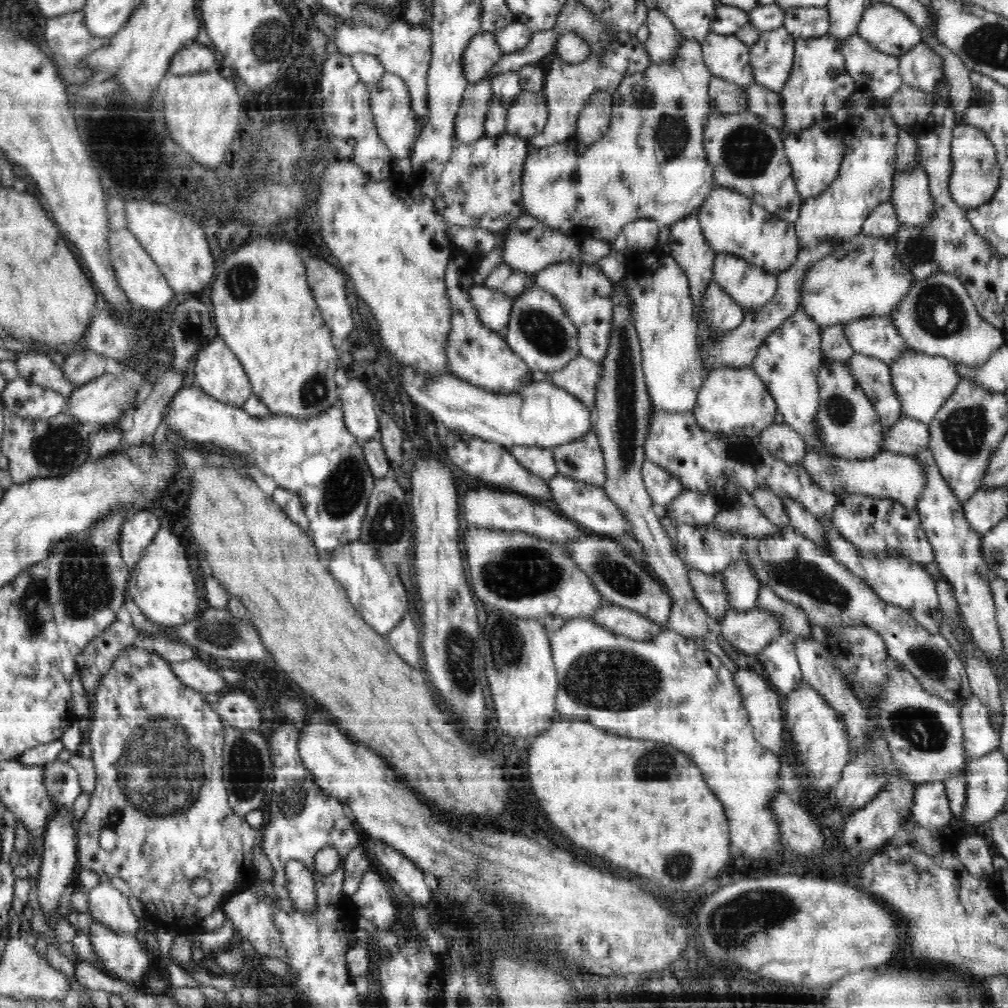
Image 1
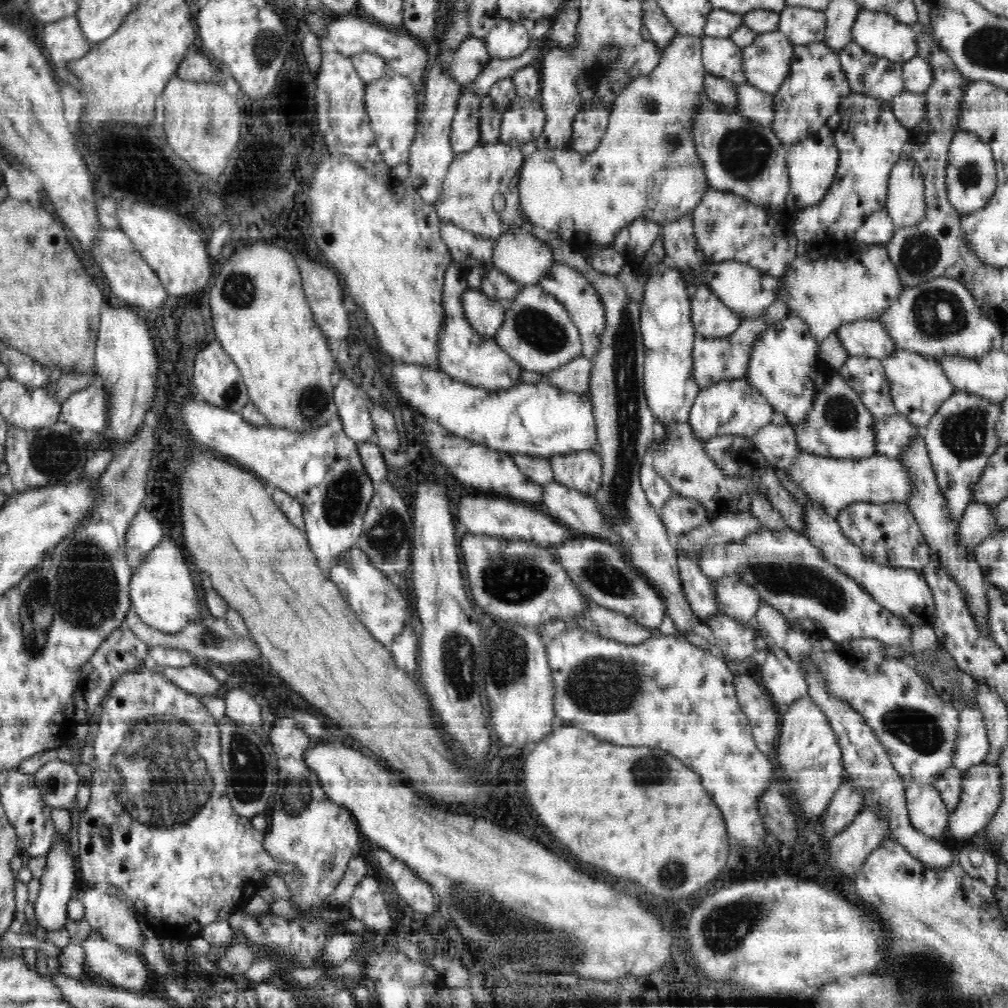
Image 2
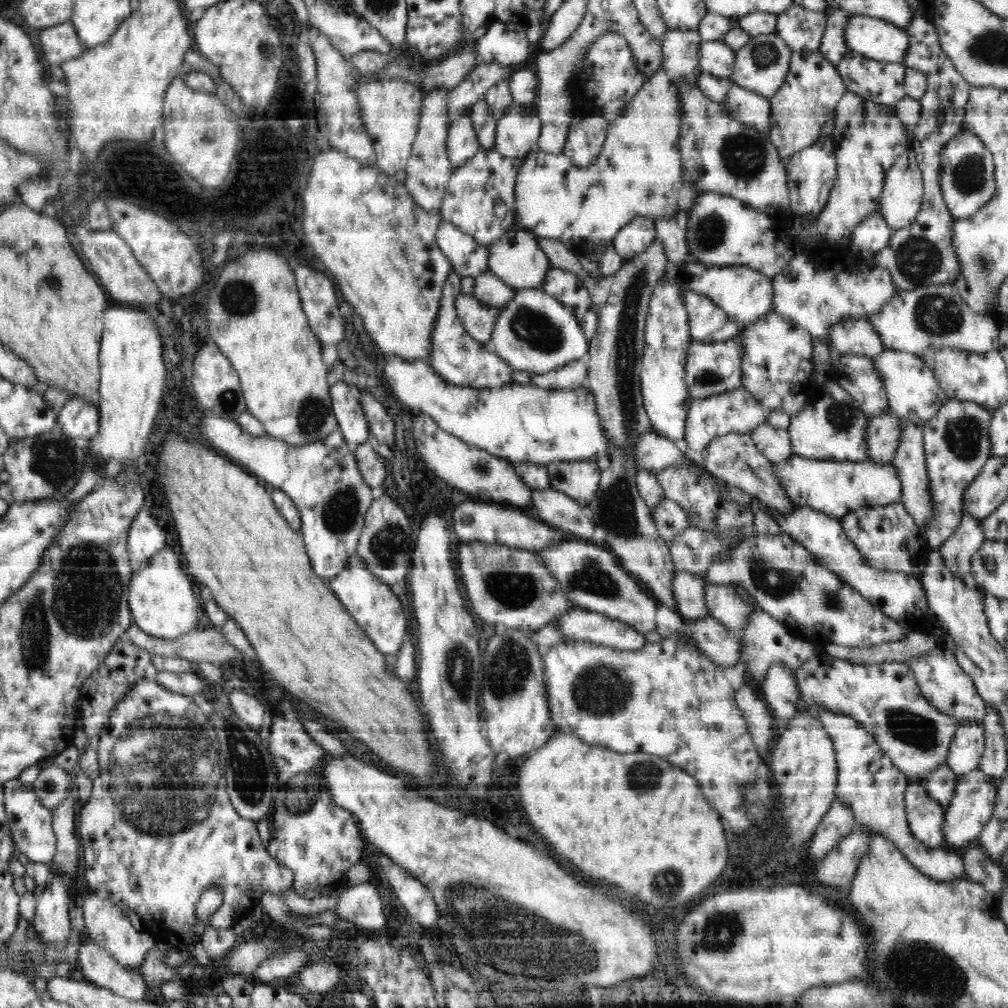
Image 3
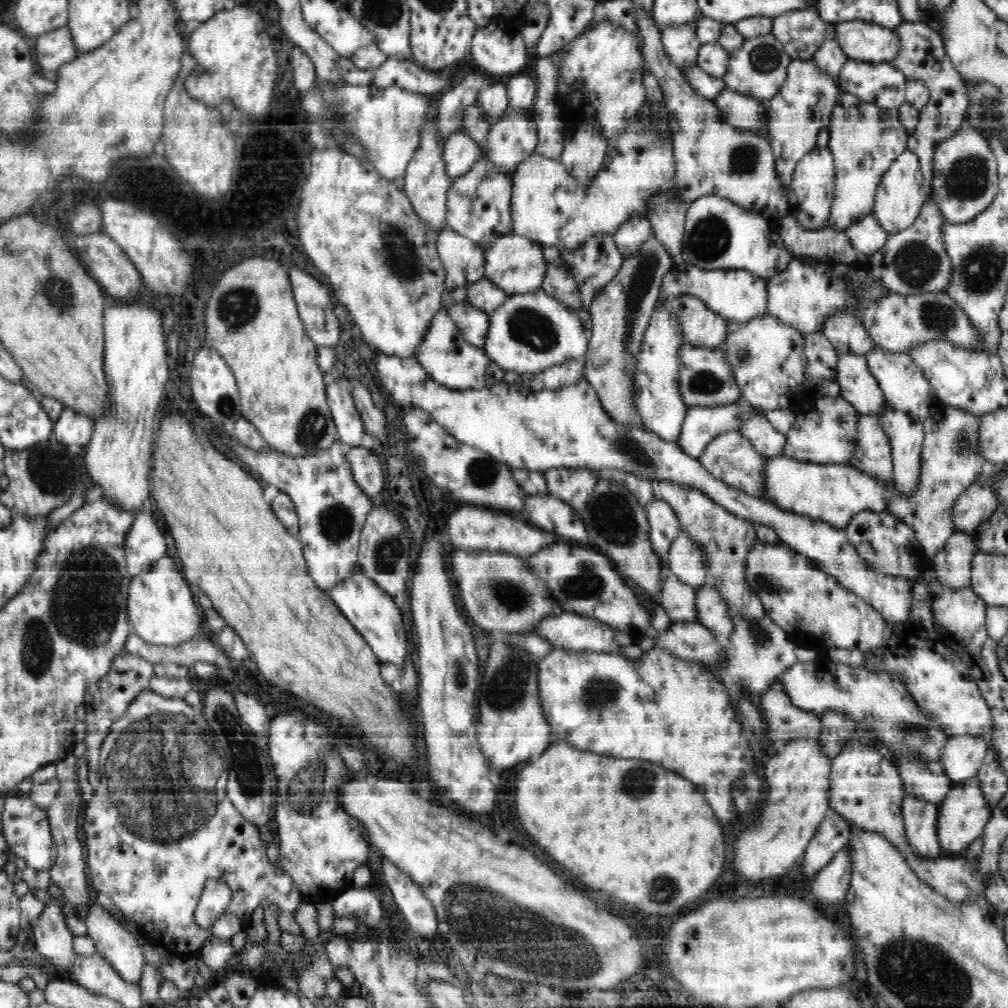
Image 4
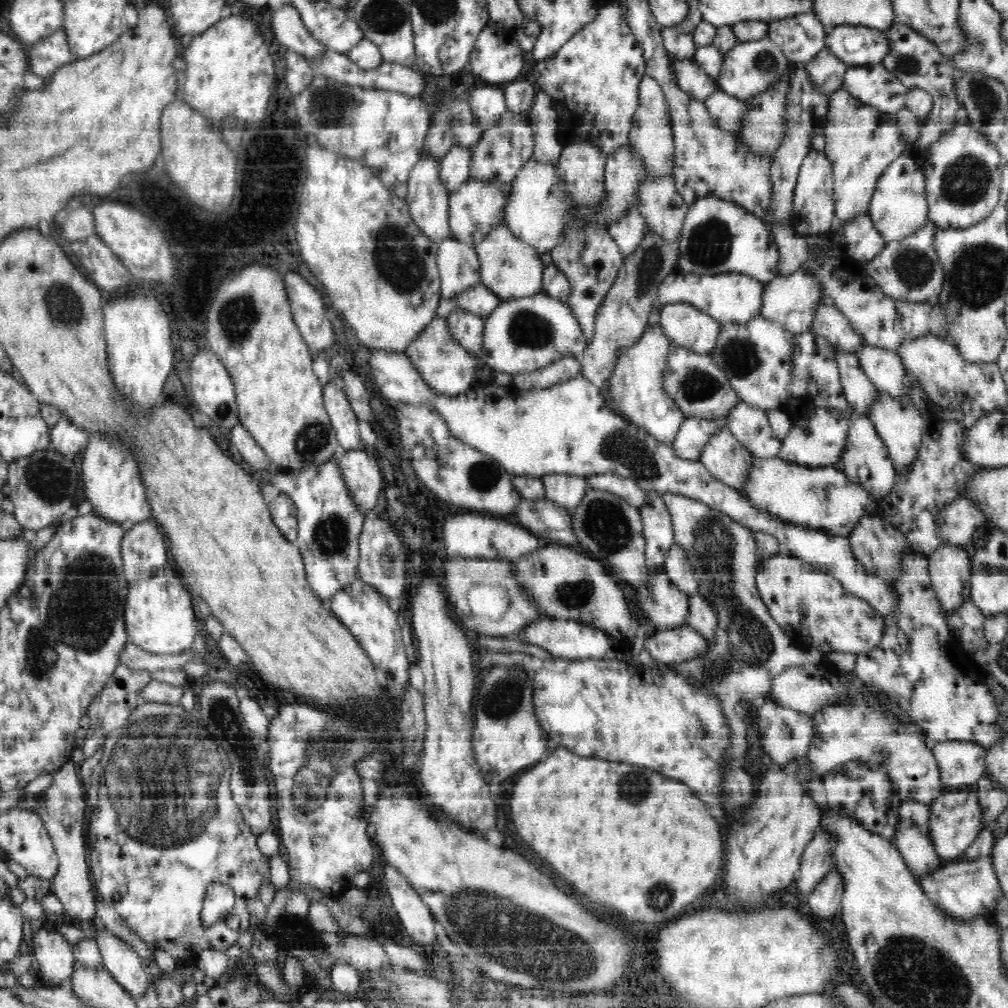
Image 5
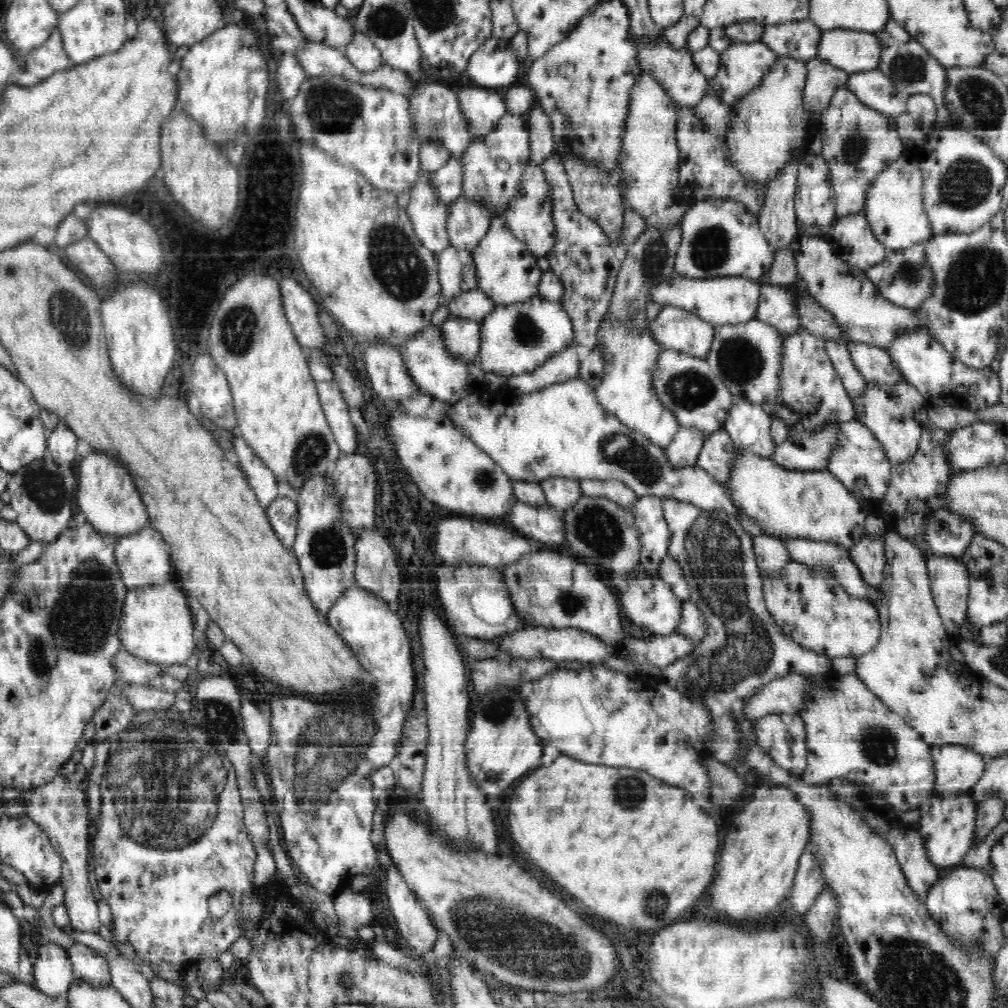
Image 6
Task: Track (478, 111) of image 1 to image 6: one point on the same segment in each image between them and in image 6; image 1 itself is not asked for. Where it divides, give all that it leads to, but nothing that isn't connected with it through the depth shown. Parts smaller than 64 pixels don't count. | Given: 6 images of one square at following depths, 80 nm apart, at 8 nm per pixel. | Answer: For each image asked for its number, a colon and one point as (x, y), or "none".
2: (465, 129)
3: (462, 144)
4: (460, 154)
5: (454, 168)
6: (446, 180)

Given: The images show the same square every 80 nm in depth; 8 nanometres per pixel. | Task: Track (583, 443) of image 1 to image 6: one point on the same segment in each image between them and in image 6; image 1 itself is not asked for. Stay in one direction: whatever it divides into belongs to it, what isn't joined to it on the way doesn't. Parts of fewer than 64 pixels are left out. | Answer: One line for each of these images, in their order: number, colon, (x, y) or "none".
2: (582, 470)
3: (579, 479)
4: (574, 487)
5: (568, 492)
6: (561, 493)

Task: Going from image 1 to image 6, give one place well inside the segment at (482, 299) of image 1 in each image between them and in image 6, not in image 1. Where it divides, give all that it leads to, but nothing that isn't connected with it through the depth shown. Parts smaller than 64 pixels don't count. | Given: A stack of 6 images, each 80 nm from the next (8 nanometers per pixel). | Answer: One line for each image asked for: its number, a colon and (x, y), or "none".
2: (485, 315)
3: (479, 320)
4: (472, 323)
5: (467, 328)
6: (461, 337)

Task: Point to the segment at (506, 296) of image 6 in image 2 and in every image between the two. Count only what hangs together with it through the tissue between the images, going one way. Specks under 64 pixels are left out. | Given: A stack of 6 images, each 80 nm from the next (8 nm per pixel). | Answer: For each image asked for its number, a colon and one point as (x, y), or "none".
2: (523, 258)
3: (518, 260)
4: (515, 264)
5: (510, 268)

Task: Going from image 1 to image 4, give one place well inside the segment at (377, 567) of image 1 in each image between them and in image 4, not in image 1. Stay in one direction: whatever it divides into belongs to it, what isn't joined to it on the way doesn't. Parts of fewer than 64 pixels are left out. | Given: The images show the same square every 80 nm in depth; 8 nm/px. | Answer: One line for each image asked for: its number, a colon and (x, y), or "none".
2: (381, 607)
3: (373, 605)
4: (371, 611)

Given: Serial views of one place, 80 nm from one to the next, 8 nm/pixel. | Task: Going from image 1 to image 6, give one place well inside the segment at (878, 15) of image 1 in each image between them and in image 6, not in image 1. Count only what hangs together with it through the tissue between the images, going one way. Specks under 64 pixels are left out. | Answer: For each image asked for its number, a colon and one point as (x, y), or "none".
2: (880, 34)
3: (874, 38)
4: (859, 40)
5: (860, 46)
6: (849, 50)

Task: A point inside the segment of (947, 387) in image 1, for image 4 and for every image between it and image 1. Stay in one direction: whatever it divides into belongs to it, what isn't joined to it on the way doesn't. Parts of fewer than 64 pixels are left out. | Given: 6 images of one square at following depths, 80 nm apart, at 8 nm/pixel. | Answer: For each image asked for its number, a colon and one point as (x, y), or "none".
2: (917, 384)
3: (914, 394)
4: (901, 380)

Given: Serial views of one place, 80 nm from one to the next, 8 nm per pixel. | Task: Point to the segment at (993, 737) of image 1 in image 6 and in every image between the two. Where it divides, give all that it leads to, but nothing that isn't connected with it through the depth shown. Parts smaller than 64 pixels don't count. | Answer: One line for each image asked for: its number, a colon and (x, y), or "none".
2: (972, 745)
3: (964, 755)
4: (962, 755)
5: (961, 763)
6: (956, 768)

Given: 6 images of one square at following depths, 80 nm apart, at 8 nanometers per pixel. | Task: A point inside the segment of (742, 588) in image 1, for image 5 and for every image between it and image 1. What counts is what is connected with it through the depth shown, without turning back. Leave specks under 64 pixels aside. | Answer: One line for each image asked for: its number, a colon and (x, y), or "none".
2: (735, 599)
3: (722, 601)
4: (710, 610)
5: (701, 616)

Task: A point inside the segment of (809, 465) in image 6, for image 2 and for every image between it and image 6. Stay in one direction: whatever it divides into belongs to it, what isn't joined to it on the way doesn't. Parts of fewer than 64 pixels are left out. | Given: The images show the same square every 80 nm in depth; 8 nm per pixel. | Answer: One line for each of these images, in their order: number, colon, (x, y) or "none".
2: (839, 426)
3: (832, 427)
4: (827, 435)
5: (820, 441)

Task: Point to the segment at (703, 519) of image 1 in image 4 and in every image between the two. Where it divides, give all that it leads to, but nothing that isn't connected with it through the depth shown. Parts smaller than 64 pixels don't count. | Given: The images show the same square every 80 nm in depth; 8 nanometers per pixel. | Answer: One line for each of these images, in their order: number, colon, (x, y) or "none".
2: (680, 515)
3: (670, 519)
4: (663, 523)

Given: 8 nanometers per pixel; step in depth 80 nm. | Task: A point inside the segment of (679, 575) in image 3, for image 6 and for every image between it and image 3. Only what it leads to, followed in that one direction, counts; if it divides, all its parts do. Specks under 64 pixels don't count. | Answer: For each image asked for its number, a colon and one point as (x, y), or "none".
4: (679, 600)
5: (668, 606)
6: (649, 603)

